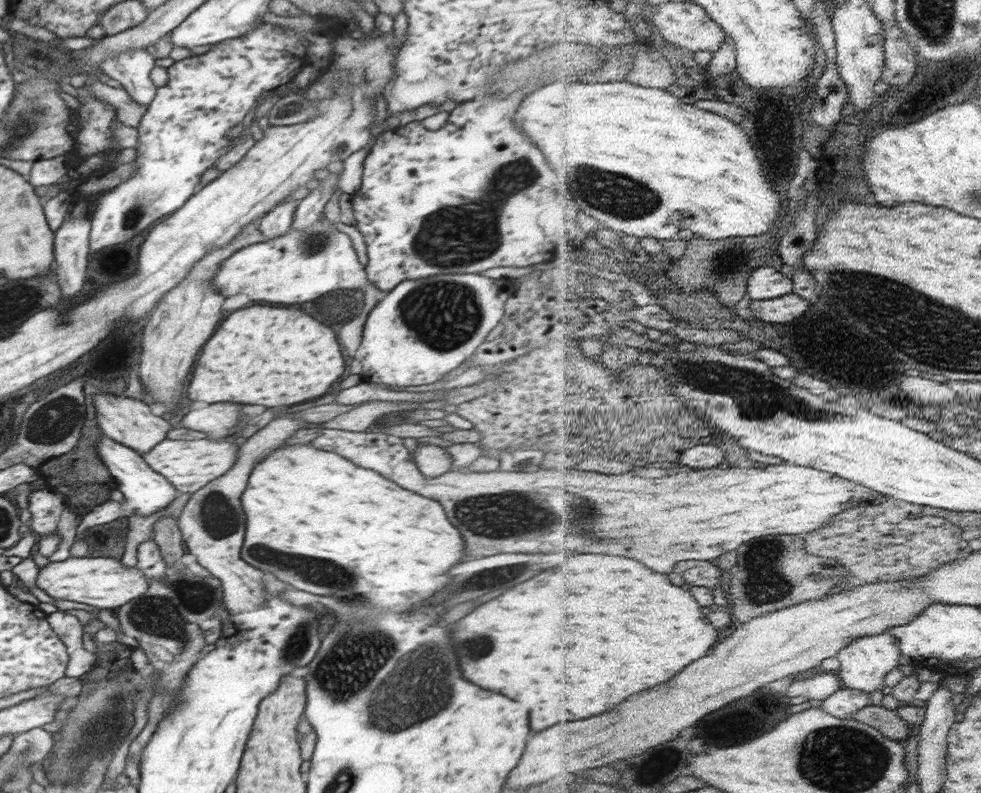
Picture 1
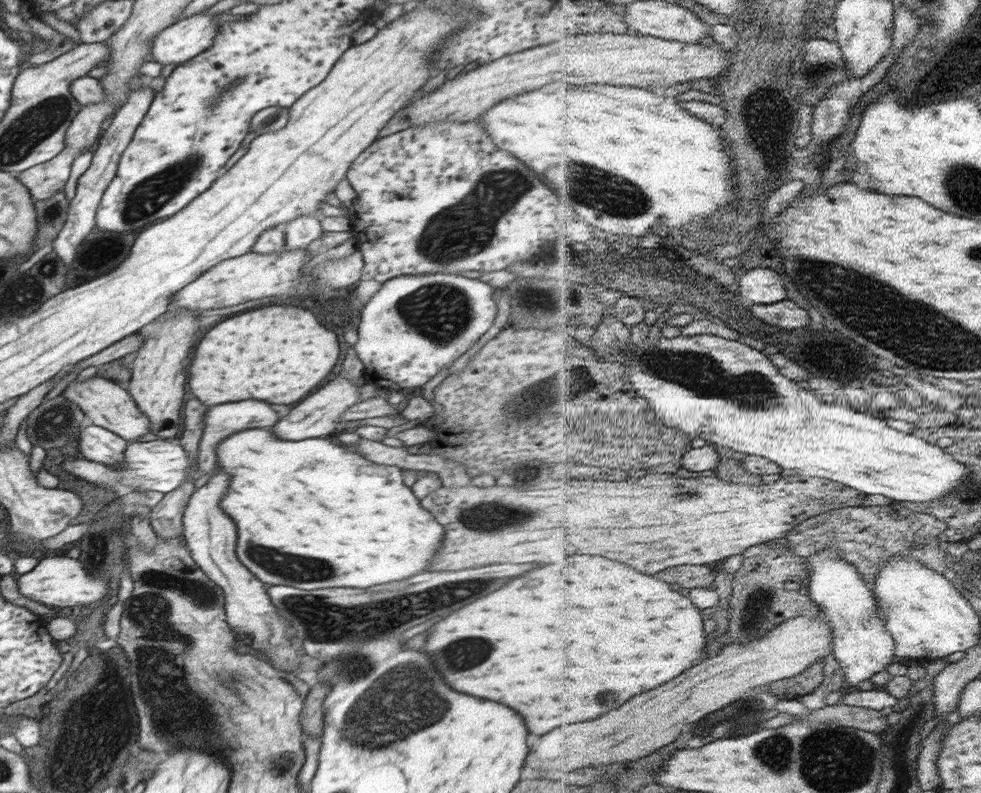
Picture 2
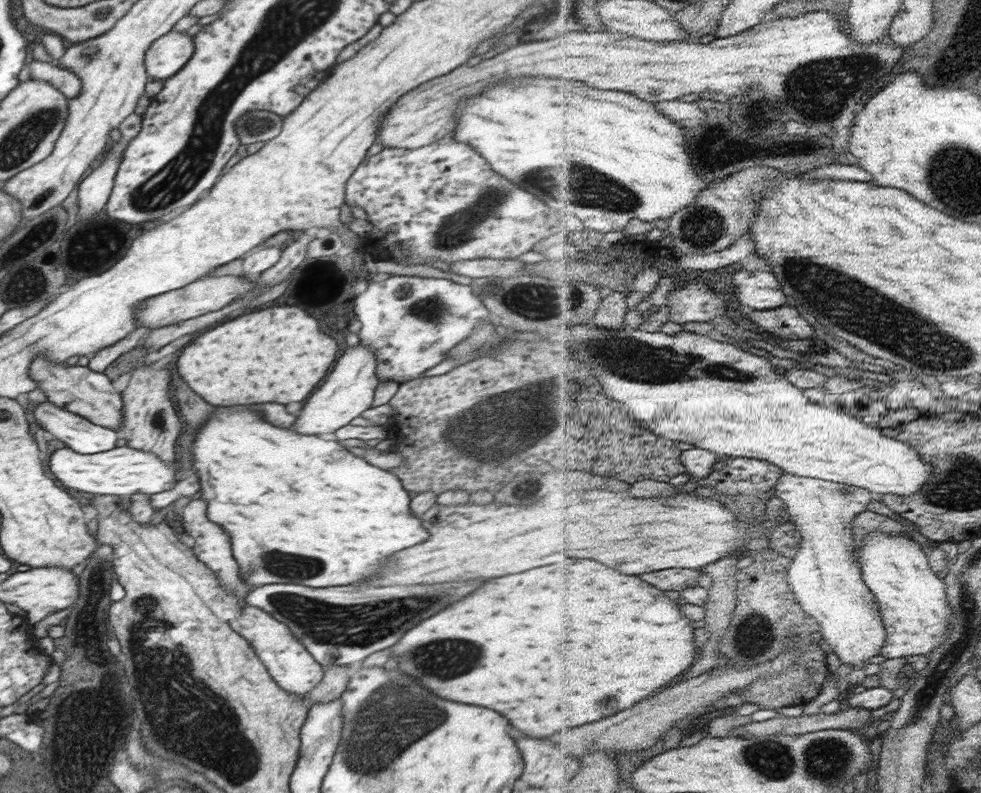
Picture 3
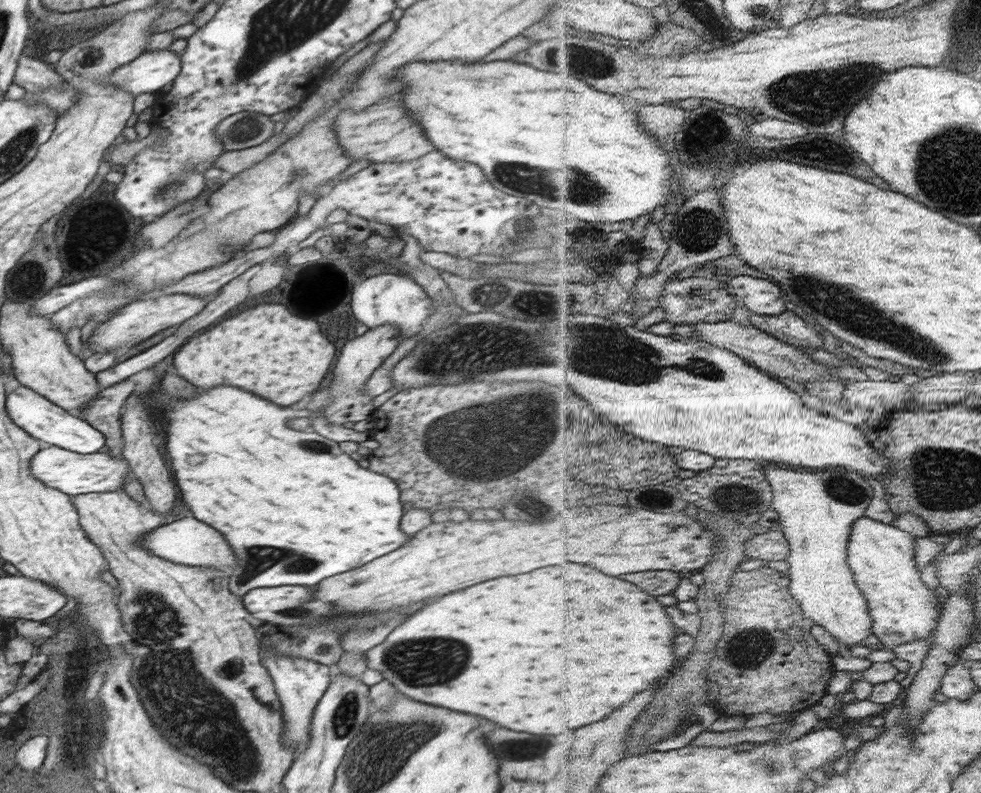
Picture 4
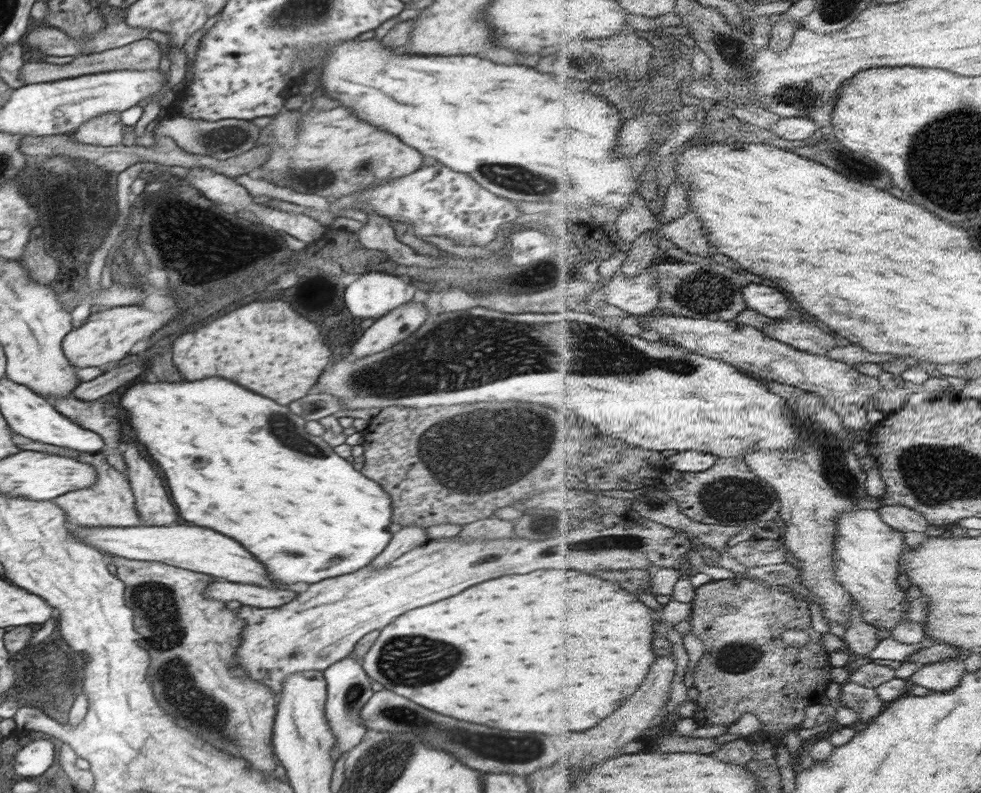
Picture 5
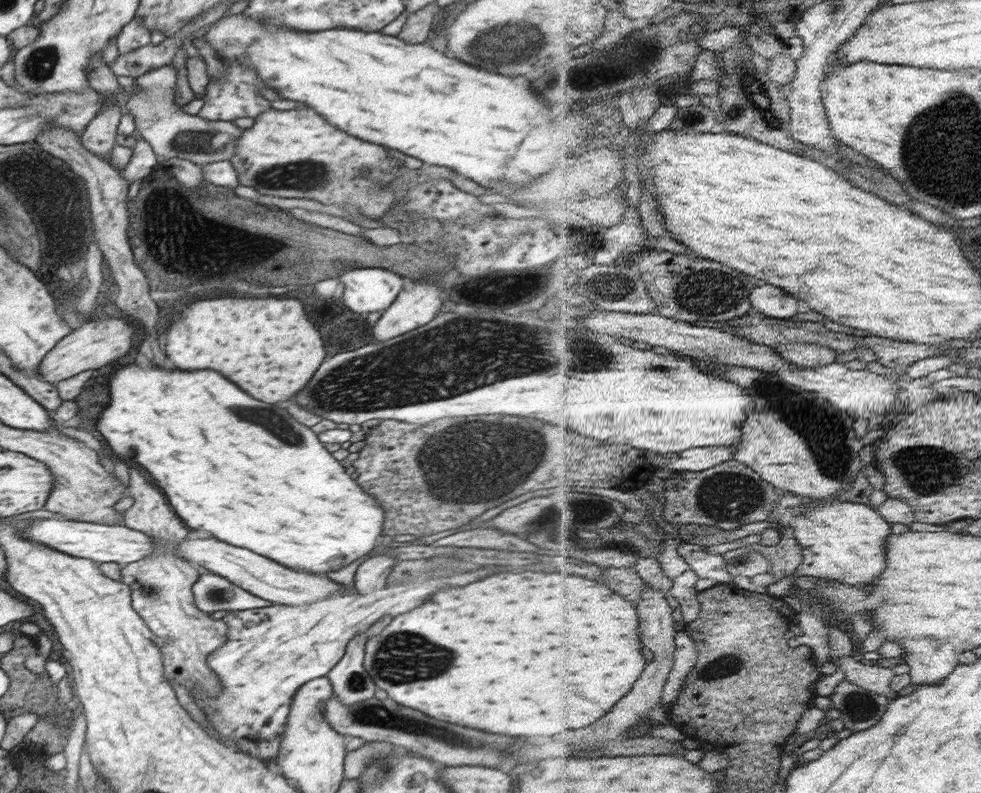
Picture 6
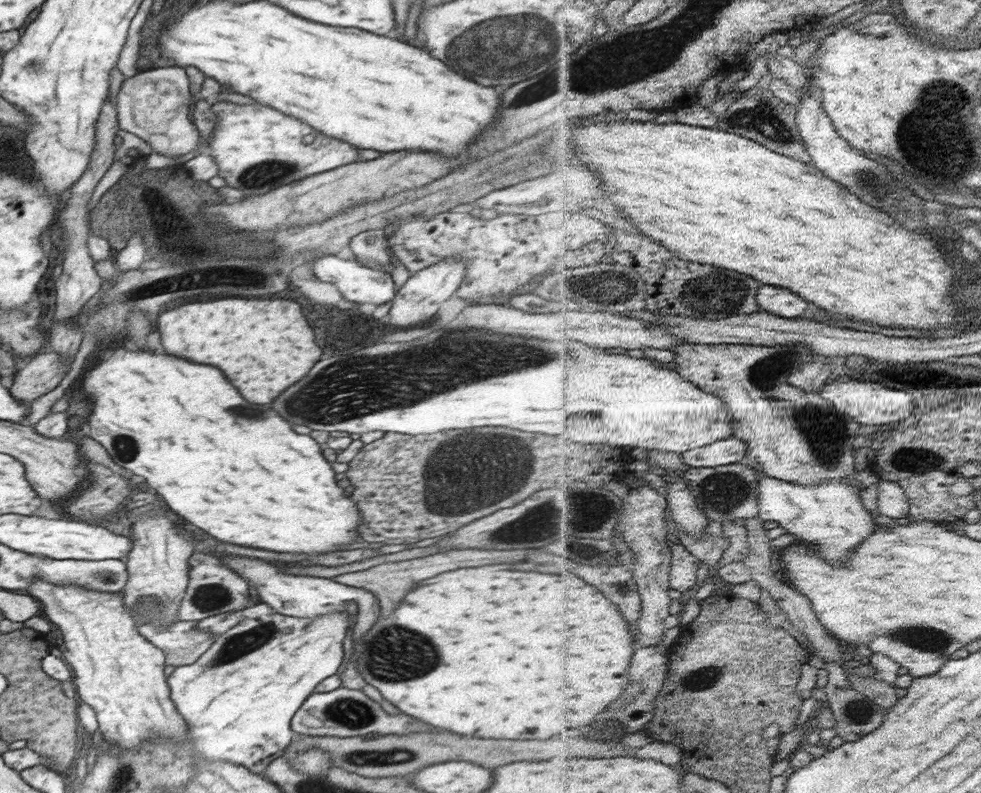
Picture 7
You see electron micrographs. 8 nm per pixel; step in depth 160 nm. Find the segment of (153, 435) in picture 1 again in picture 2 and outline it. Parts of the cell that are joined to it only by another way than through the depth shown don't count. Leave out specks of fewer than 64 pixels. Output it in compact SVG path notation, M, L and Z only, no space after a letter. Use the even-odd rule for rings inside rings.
M100 375L87 379L78 377L68 384L62 395L68 404L79 407L84 412L88 423L106 428L124 440L132 440L132 443L138 442L138 438L149 433L151 424L147 416L138 409L138 405L130 397L130 393L106 376Z

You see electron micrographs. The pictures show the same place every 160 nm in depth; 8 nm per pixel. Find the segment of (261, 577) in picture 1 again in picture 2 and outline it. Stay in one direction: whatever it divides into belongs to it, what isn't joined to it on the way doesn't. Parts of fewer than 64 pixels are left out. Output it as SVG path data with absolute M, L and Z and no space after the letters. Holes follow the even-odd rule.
M338 376L332 382L328 382L322 390L316 390L312 396L292 408L288 416L284 416L276 426L272 426L272 432L276 436L282 436L282 440L304 440L318 437L328 437L336 432L336 426L341 422L344 412L360 403L361 386L347 376ZM221 470L210 478L207 484L195 489L183 512L183 535L187 549L194 562L221 589L225 598L225 622L230 625L244 644L258 651L265 652L267 659L276 670L296 674L294 668L300 664L305 651L299 651L289 639L287 622L272 606L269 594L266 594L264 582L260 582L237 557L237 528L232 519L221 509L220 499L226 492L228 476Z

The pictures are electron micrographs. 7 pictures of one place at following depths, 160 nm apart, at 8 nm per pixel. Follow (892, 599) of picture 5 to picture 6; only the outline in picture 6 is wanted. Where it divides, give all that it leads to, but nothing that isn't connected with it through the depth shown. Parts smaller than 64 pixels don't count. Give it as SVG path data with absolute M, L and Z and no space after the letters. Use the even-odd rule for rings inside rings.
M793 492L784 493L772 511L775 523L784 528L791 526L802 544L805 559L796 574L777 579L766 586L774 596L789 596L796 579L816 576L830 581L842 581L849 585L866 586L876 582L888 568L888 541L892 534L892 523L886 520L879 508L858 502L827 501L812 502L814 497L805 497Z

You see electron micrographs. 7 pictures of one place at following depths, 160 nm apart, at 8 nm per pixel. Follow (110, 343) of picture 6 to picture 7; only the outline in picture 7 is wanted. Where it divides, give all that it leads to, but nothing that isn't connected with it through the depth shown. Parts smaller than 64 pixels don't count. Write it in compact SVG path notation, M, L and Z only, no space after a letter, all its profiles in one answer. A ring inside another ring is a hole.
M47 350L38 354L14 376L14 383L9 389L10 395L16 401L29 404L42 395L54 390L60 381L68 374L70 365L65 365L65 358L60 358L58 353Z

